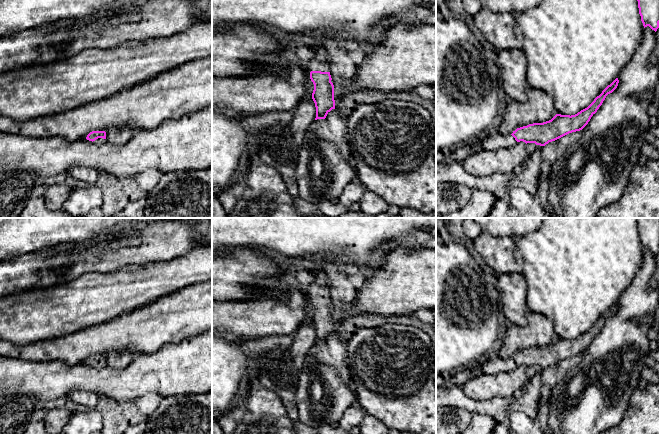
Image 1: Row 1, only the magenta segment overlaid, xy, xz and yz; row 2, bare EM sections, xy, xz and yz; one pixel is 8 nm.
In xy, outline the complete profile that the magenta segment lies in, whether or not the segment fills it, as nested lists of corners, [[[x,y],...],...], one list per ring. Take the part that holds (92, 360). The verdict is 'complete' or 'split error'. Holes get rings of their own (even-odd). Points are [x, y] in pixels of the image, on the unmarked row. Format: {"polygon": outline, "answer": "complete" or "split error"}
{"polygon": [[[92,355],[87,359],[86,363],[96,368],[103,368],[106,366],[106,356],[105,355]]], "answer": "split error"}

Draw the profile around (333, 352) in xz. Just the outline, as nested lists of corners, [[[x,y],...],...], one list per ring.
[[[335,332],[328,336],[325,343],[315,344],[311,348],[310,354],[319,362],[334,367],[341,380],[352,388],[352,380],[347,366],[346,344],[338,333]]]

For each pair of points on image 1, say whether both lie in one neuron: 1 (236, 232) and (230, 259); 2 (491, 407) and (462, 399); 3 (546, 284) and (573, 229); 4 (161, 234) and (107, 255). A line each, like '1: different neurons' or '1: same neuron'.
1: different neurons
2: same neuron
3: same neuron
4: same neuron

